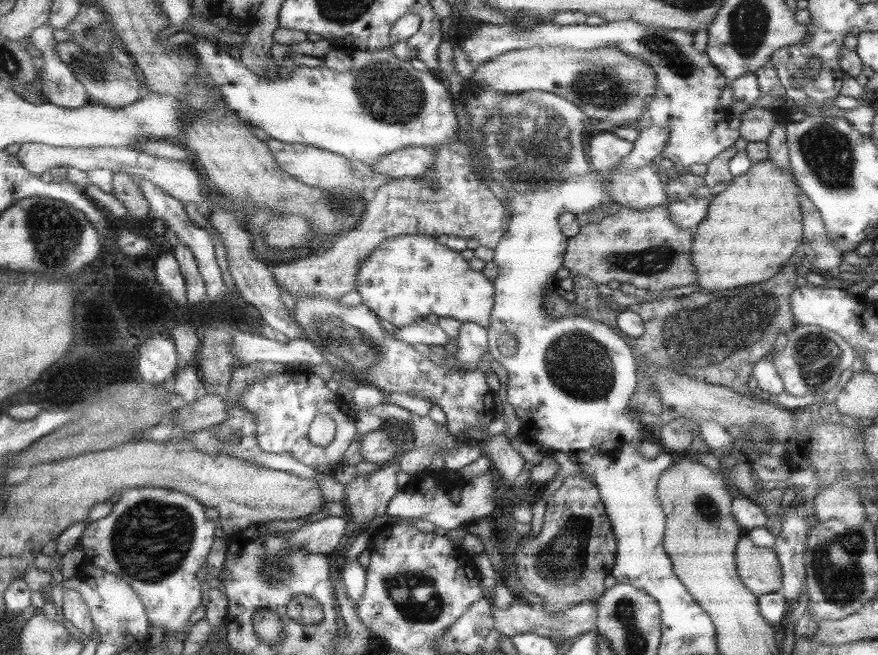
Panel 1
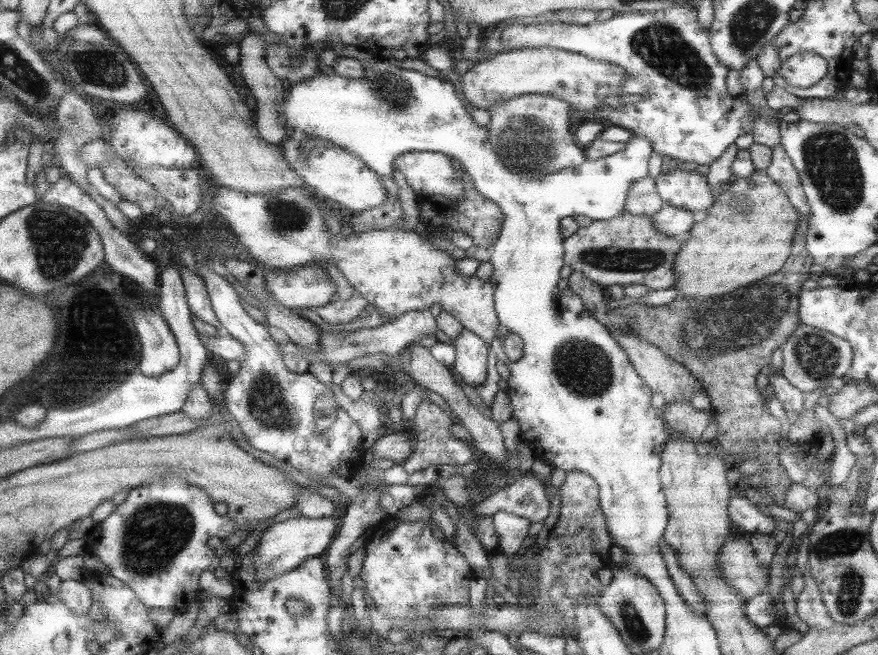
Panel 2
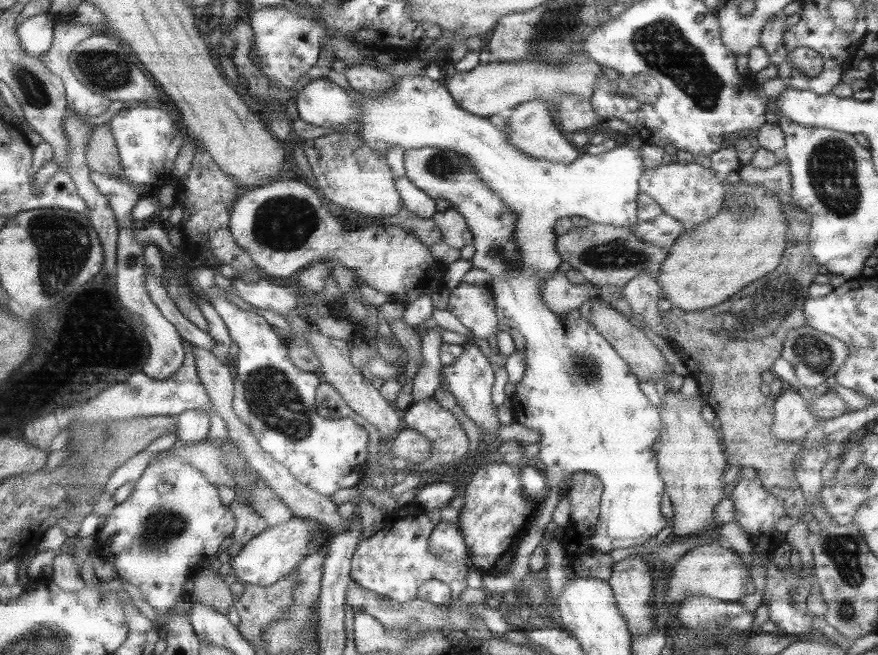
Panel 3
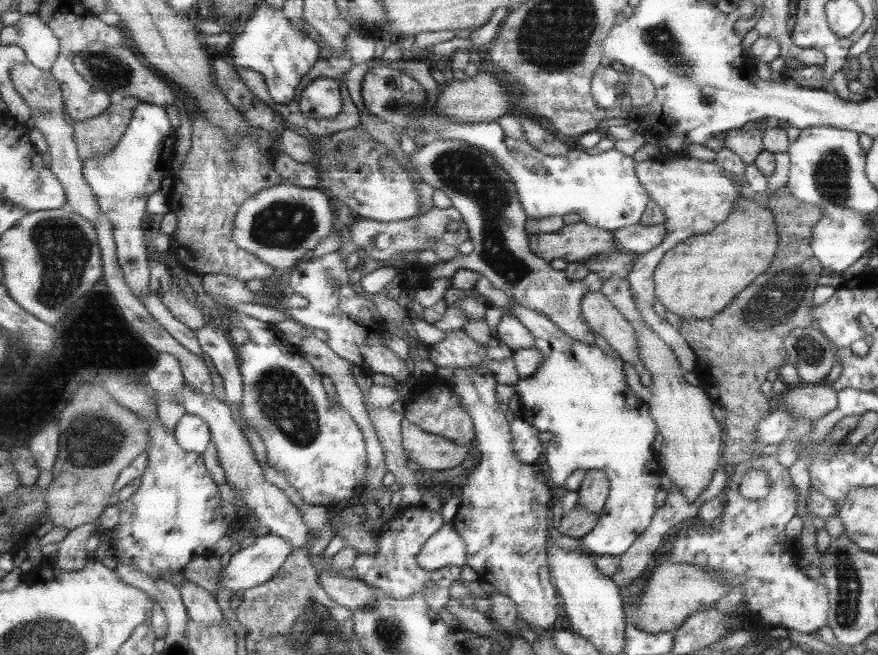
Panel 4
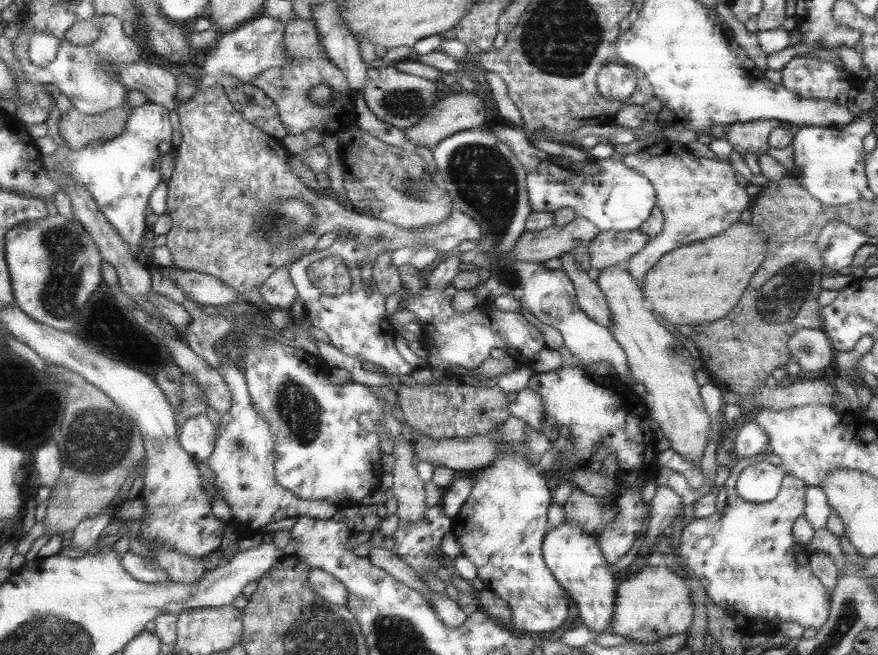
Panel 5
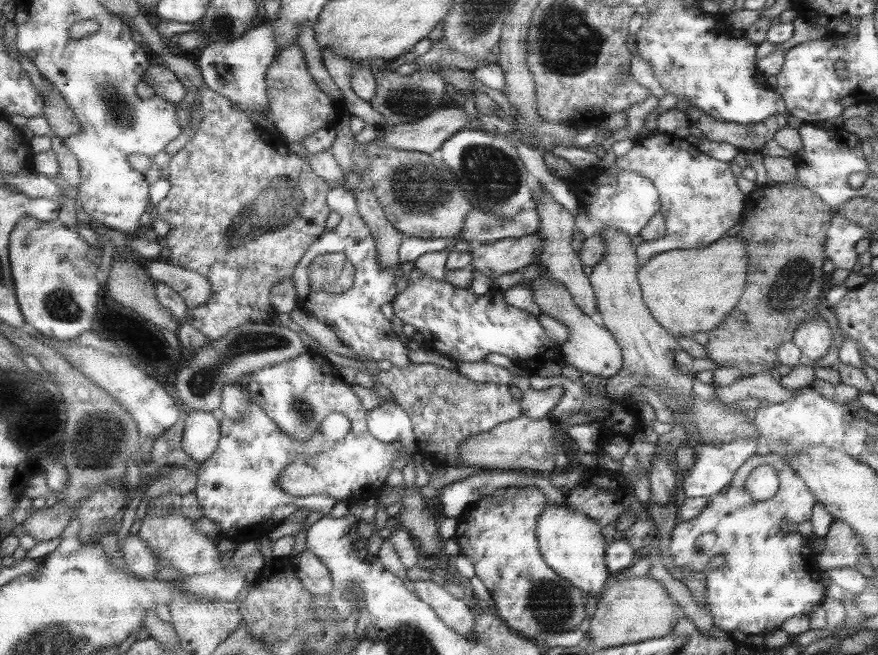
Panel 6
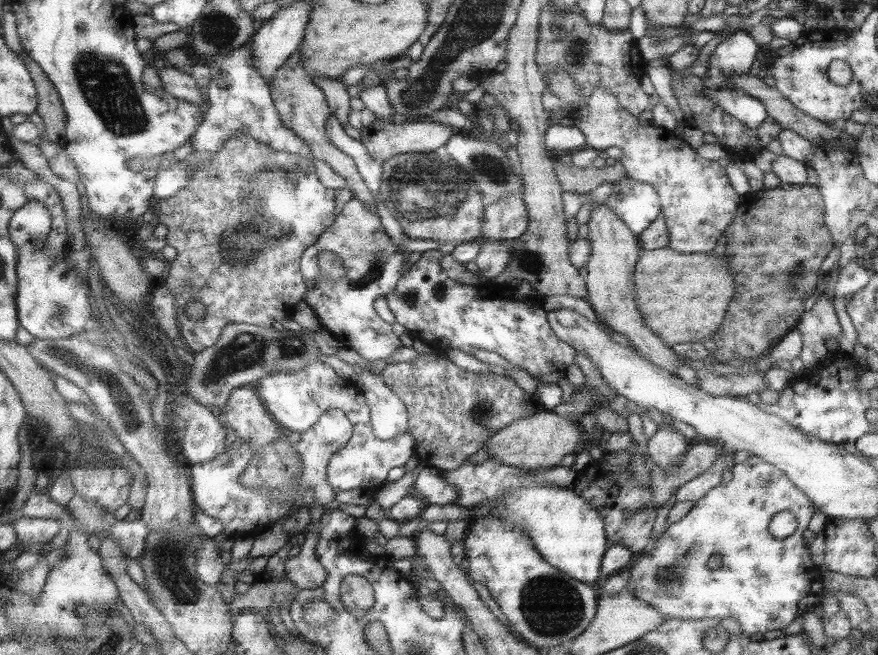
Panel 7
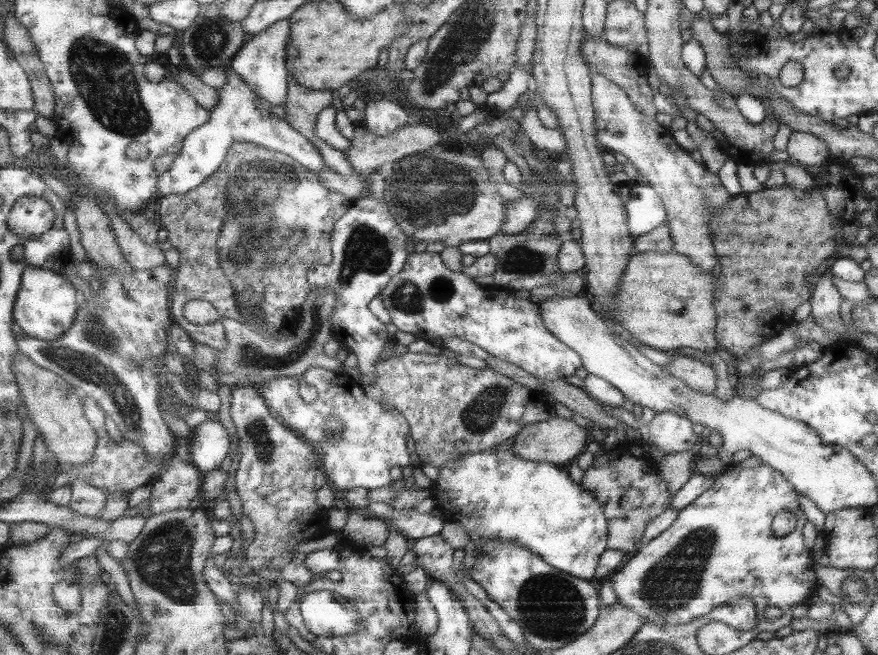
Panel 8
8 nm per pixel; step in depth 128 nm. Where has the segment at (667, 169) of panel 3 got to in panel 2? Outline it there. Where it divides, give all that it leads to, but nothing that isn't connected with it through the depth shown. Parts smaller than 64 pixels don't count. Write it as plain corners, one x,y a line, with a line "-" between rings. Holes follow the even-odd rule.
672,166
667,173
660,172
653,180
655,192
665,206
689,210
701,216
713,204
714,196
706,177
695,169
690,171

